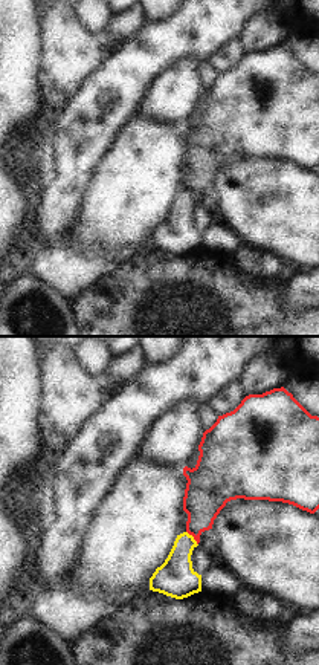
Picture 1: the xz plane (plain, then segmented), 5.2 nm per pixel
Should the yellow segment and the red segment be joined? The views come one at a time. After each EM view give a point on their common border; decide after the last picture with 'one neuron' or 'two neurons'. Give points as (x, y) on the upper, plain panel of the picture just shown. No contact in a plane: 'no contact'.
meets yellow at (193, 196)

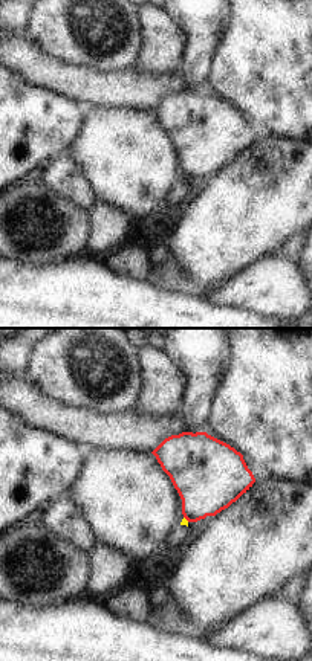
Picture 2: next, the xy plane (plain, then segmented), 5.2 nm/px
meets yellow at (185, 177)

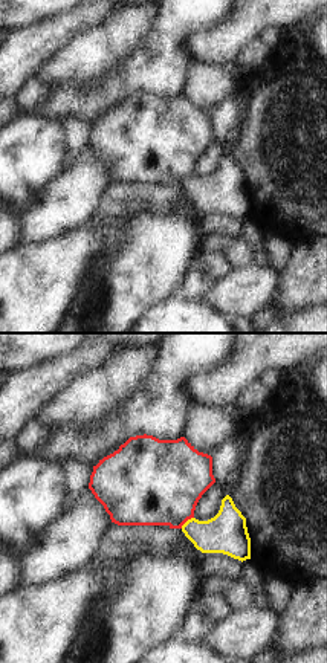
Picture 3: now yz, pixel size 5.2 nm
meets yellow at (187, 179)

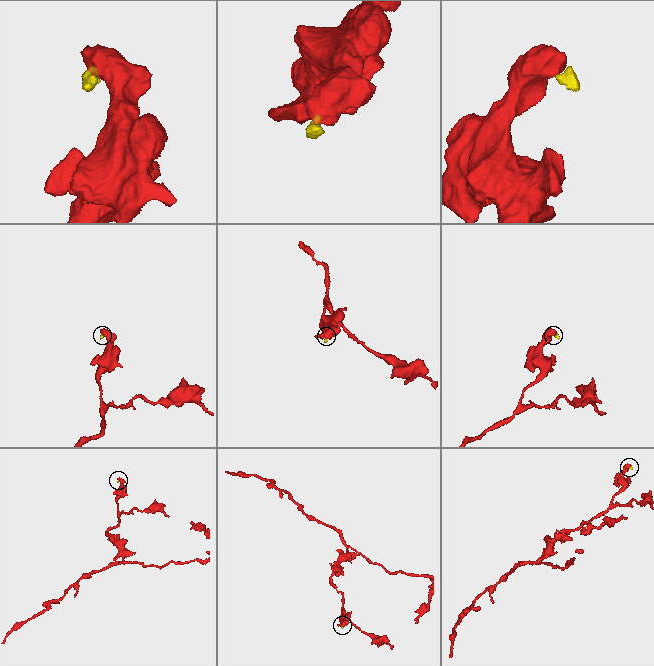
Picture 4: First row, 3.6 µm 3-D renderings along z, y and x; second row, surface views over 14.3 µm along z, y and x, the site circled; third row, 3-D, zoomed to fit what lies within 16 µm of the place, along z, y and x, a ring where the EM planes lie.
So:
two neurons

